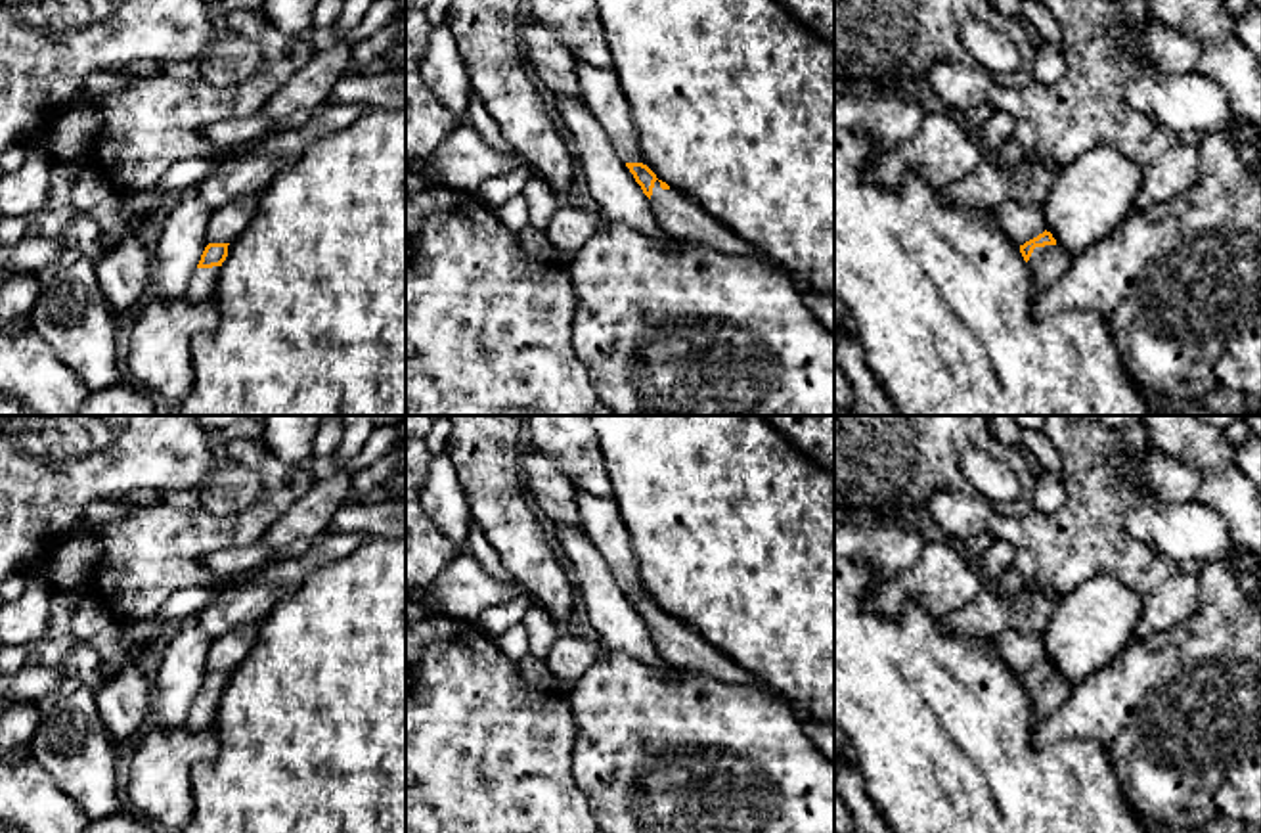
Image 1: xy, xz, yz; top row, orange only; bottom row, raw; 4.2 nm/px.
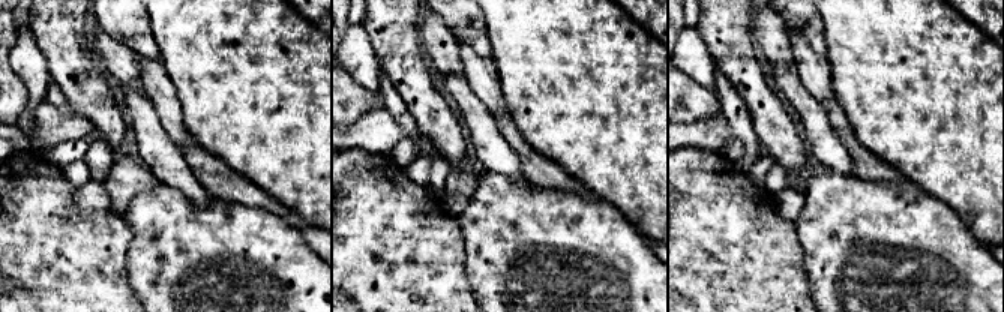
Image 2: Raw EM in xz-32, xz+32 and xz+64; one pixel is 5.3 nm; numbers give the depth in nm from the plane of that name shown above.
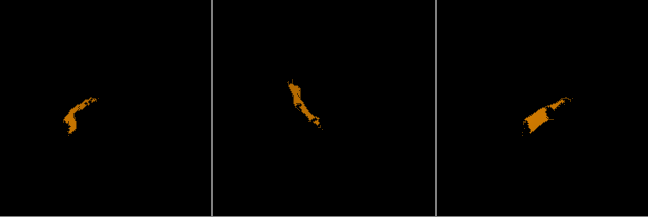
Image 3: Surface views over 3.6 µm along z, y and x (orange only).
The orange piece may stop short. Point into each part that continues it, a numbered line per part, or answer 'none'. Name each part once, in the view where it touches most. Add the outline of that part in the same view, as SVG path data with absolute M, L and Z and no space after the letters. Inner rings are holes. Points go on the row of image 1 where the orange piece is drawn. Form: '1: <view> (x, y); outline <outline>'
1: xz (682, 219); outline M658 180L649 203L656 222L672 239L702 243L727 255L756 257L771 262L769 257L746 243L687 195L674 188L662 190Z

